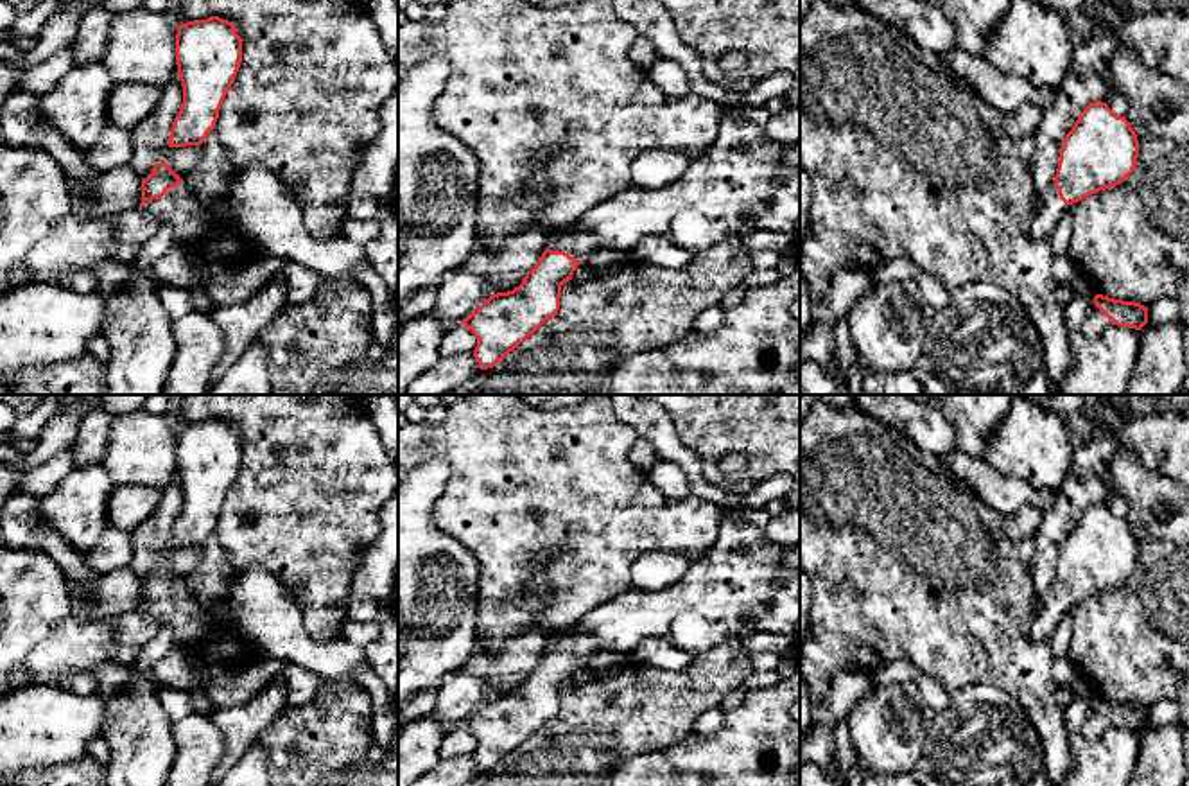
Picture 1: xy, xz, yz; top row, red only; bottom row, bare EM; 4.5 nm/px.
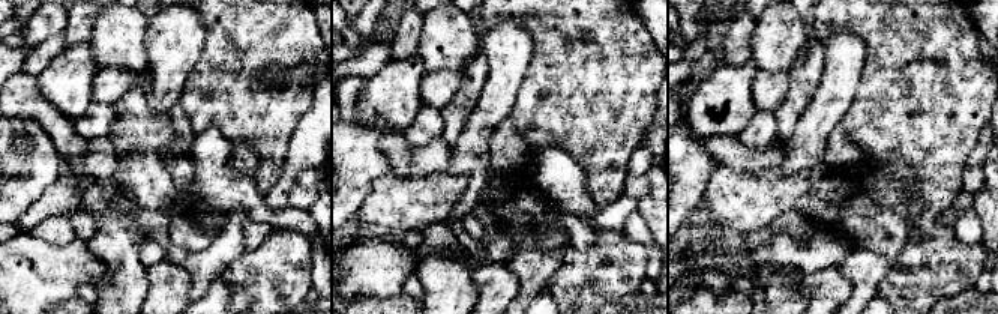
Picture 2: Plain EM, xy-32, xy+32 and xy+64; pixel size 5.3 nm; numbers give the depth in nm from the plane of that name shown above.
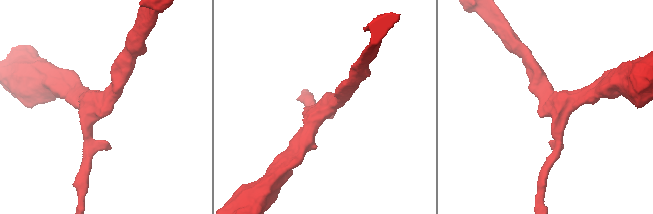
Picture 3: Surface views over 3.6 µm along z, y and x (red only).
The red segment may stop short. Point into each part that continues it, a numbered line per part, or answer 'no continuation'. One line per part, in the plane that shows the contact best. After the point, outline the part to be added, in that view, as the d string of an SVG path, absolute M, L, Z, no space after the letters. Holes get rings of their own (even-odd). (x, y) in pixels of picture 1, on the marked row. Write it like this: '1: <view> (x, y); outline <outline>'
1: xy (189, 219); outline M185 185L167 190L161 199L145 201L140 210L151 214L158 224L169 224L172 244L187 251L204 239L213 224L210 212Z

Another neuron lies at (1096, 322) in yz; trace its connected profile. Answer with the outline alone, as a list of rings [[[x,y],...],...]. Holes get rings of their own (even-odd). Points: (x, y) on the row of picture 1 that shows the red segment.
[[[1096,303],[1090,307],[1085,321],[1078,328],[1087,339],[1099,337],[1108,327],[1110,319],[1096,307]]]

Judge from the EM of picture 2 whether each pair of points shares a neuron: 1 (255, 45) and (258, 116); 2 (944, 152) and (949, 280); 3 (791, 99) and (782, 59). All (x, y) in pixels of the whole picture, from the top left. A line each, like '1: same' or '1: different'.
1: same
2: same
3: different

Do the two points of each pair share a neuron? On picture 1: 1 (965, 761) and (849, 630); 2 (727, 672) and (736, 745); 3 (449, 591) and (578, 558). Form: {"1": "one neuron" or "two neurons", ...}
{"1": "two neurons", "2": "two neurons", "3": "two neurons"}

